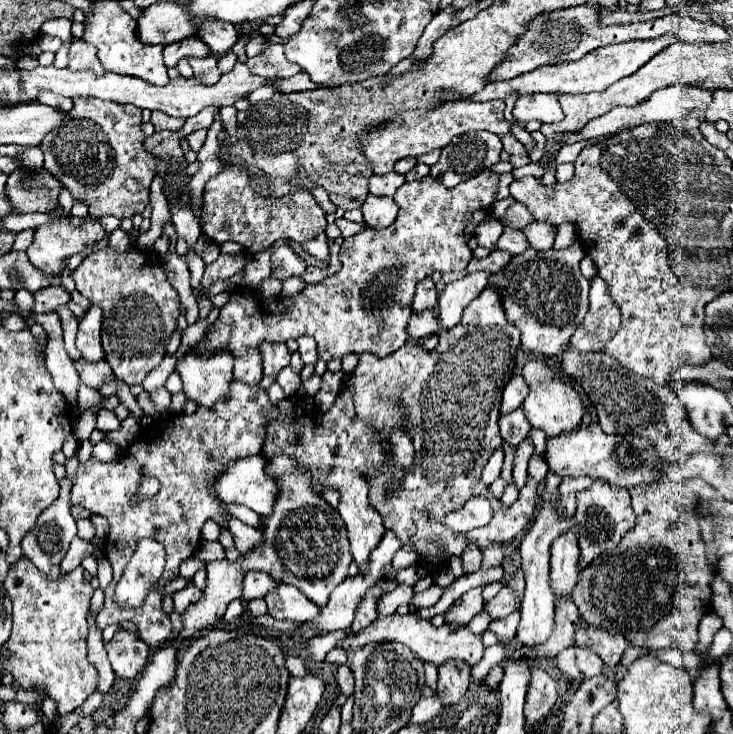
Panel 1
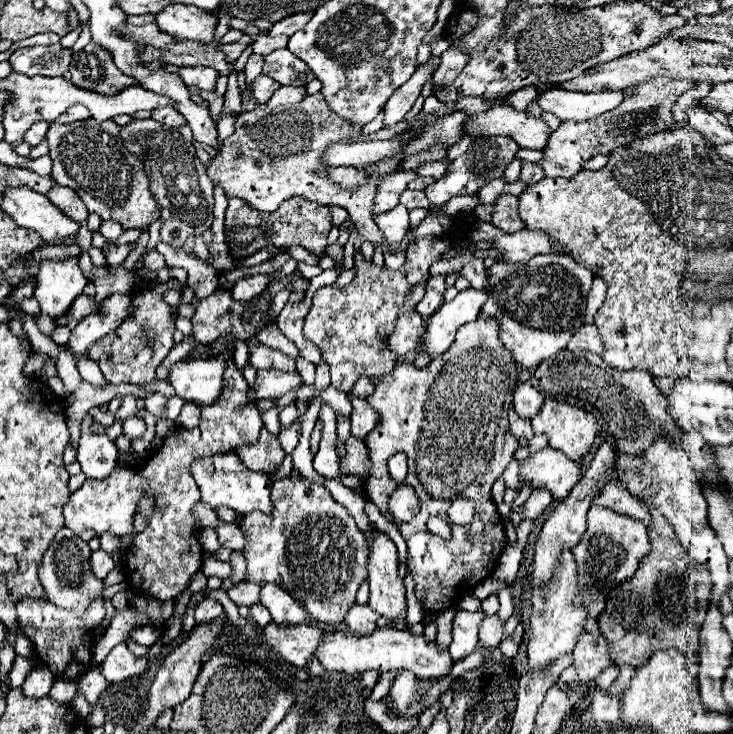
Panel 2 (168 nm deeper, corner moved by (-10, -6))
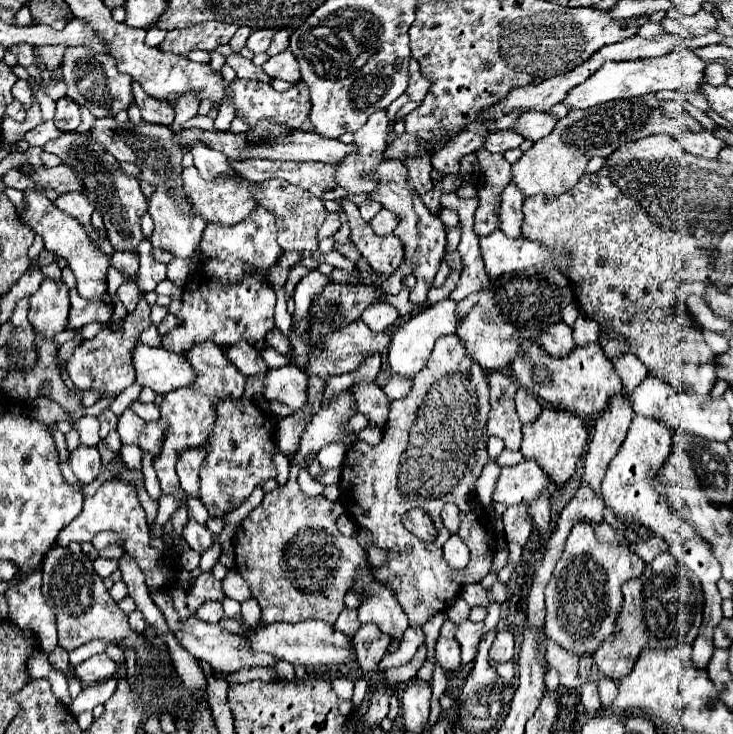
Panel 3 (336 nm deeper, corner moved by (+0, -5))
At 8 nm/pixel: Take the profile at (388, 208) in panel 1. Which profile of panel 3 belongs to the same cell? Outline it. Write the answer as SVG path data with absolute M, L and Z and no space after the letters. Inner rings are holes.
M381 209L373 219L371 219L371 227L373 227L373 231L377 233L377 235L389 235L389 233L393 233L393 229L397 227L397 223L399 223L399 215L395 215L393 211L389 211L389 209Z

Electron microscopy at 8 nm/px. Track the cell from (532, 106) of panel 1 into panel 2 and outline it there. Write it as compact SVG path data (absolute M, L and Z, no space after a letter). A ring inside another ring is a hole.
M551 88L539 94L539 108L543 112L551 112L557 118L573 120L573 122L585 122L591 120L603 112L613 110L623 100L621 90L603 90L603 92L569 92L563 88Z

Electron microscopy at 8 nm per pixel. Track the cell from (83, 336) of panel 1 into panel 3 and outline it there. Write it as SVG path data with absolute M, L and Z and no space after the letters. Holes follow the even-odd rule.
M129 281L129 283L123 283L121 287L119 287L119 291L117 291L117 297L121 299L121 303L125 305L125 309L129 309L129 311L133 311L135 307L137 307L137 303L139 303L139 297L143 295L143 291L139 289L139 285L137 285L137 281Z

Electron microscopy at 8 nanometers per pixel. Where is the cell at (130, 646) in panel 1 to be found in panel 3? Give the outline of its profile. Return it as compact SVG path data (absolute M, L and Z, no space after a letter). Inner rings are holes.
M101 653L101 655L89 657L85 663L77 665L73 669L75 669L75 675L79 677L81 683L99 683L103 679L113 677L117 665L105 653Z

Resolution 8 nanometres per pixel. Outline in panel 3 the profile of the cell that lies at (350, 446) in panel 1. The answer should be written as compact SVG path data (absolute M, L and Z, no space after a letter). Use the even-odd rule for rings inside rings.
M371 583L367 587L367 597L359 607L359 619L361 625L375 623L381 633L391 637L391 641L401 641L405 629L409 627L401 605L397 603L397 599L393 599L393 593L381 583Z

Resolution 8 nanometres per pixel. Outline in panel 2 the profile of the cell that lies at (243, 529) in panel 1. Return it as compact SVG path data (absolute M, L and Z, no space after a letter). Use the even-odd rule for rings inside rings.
M221 522L215 530L217 530L217 536L219 536L219 542L225 548L237 550L237 552L245 550L245 534L243 534L243 530L235 522L231 522L231 524Z

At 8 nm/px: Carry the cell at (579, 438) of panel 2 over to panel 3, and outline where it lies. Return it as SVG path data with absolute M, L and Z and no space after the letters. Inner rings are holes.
M543 409L535 423L529 423L523 427L523 441L521 441L519 451L523 453L525 459L537 461L555 487L563 487L575 473L577 461L585 447L585 441L587 441L587 431L579 417L575 417L573 413L567 413L567 411Z

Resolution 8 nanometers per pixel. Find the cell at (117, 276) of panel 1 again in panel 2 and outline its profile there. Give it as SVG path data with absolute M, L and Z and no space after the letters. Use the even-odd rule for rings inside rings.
M155 284L151 288L139 288L131 294L133 314L127 316L115 334L107 336L107 340L99 340L95 348L89 350L89 358L97 360L101 372L109 384L149 384L155 380L155 370L163 362L163 358L173 348L173 330L175 330L175 314L171 306L163 300L167 292L167 284Z

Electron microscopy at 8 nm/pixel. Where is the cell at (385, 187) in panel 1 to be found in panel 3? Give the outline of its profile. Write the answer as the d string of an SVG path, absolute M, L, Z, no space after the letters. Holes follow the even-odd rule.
M369 199L369 201L365 201L365 203L359 205L361 217L363 217L365 221L371 221L371 219L375 217L375 213L379 213L381 209L383 209L383 205L381 205L379 201L373 201L373 199Z

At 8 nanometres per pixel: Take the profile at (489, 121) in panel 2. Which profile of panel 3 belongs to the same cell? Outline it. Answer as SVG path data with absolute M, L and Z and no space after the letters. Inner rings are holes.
M527 111L519 117L519 121L513 125L513 129L517 133L521 133L525 139L539 141L541 137L549 135L555 129L557 121L559 119L547 111Z

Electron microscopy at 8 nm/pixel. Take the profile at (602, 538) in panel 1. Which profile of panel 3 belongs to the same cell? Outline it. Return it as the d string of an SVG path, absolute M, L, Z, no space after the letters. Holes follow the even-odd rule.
M589 521L575 523L565 541L563 555L557 561L553 577L545 589L545 635L575 655L593 655L593 651L597 651L597 647L615 631L615 619L623 603L621 585L639 577L643 567L643 561L635 555L633 549L621 547L617 543L597 543Z

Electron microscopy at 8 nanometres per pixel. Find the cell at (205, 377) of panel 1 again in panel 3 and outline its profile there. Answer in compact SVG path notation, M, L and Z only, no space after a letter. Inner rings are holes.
M137 343L133 349L133 367L137 373L137 383L159 395L187 387L195 379L193 367L189 367L185 355L177 355L165 347Z

